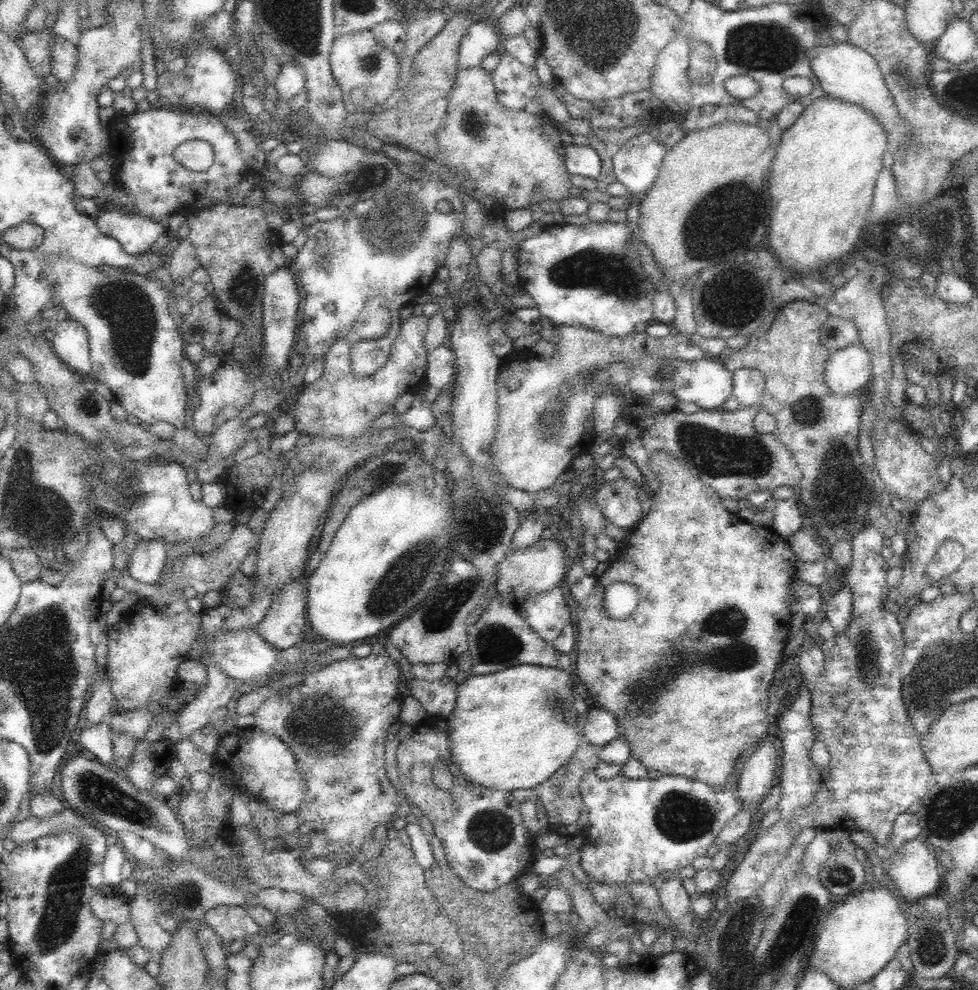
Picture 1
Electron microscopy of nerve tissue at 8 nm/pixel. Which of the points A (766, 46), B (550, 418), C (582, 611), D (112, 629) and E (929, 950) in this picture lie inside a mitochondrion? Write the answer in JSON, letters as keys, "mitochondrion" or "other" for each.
{"A":"mitochondrion","B":"mitochondrion","C":"other","D":"other","E":"mitochondrion"}

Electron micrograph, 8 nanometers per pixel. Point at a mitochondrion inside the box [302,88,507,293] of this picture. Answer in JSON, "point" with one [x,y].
{"point":[399,233]}

